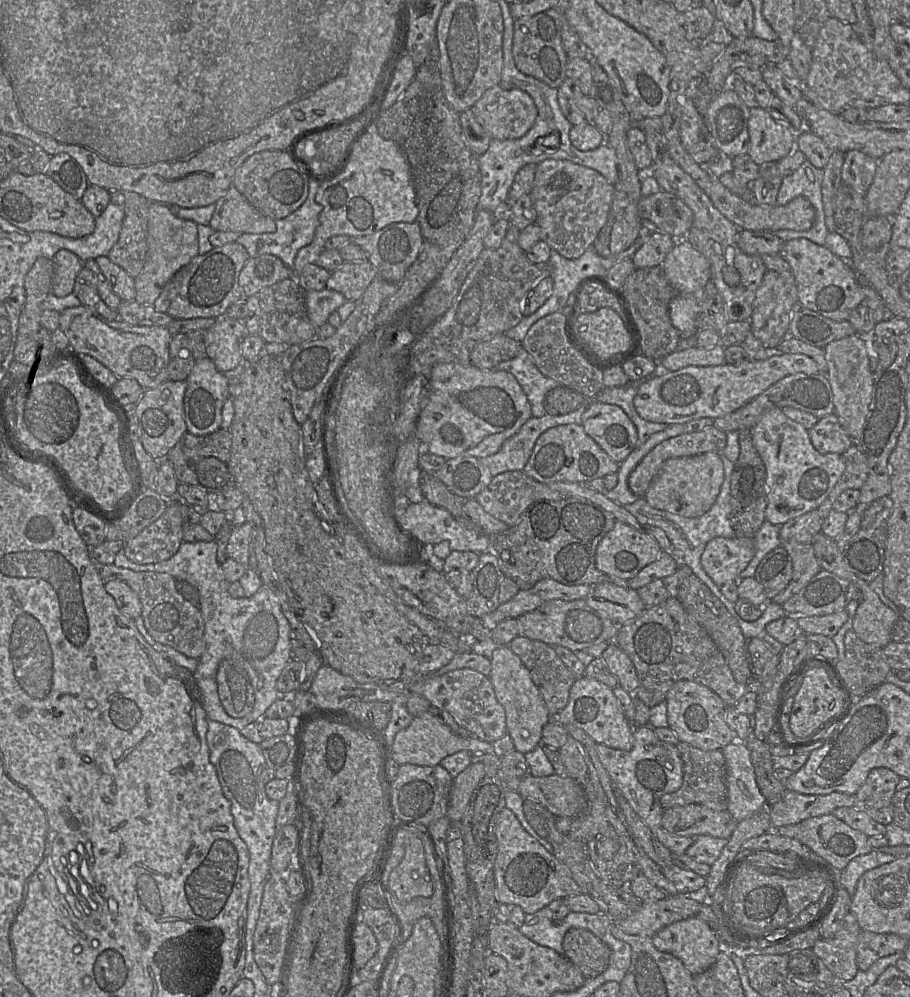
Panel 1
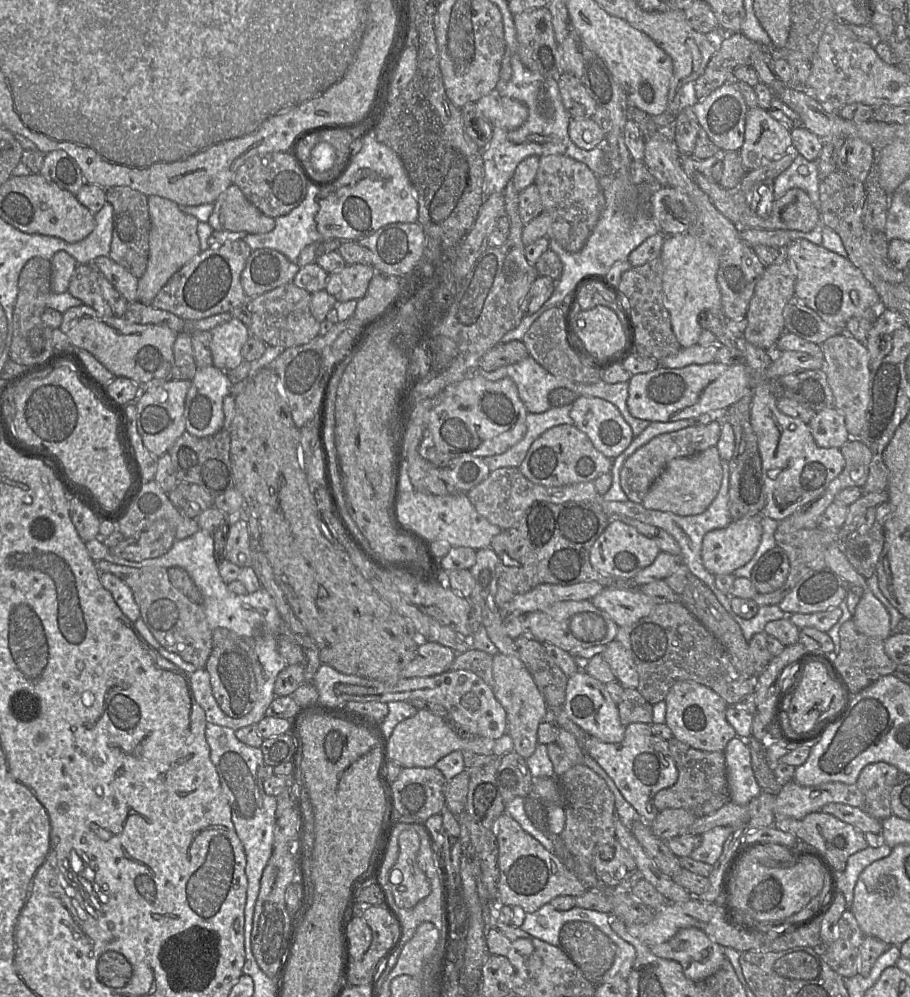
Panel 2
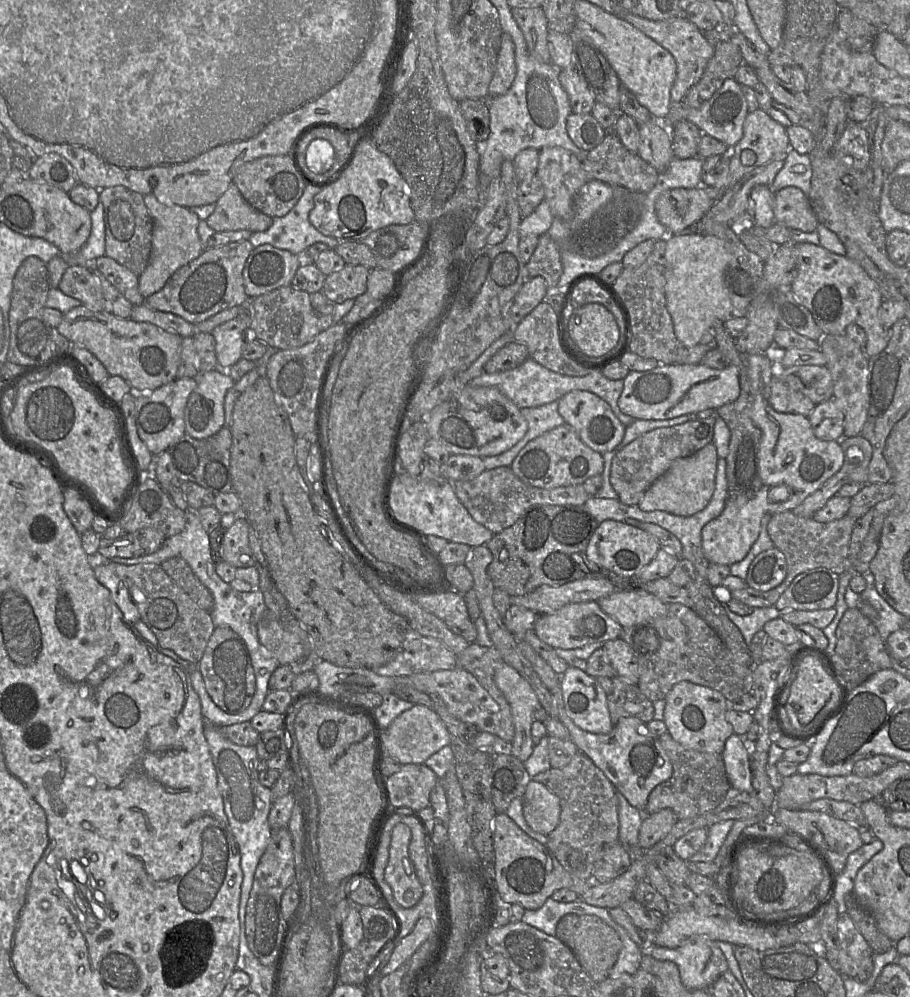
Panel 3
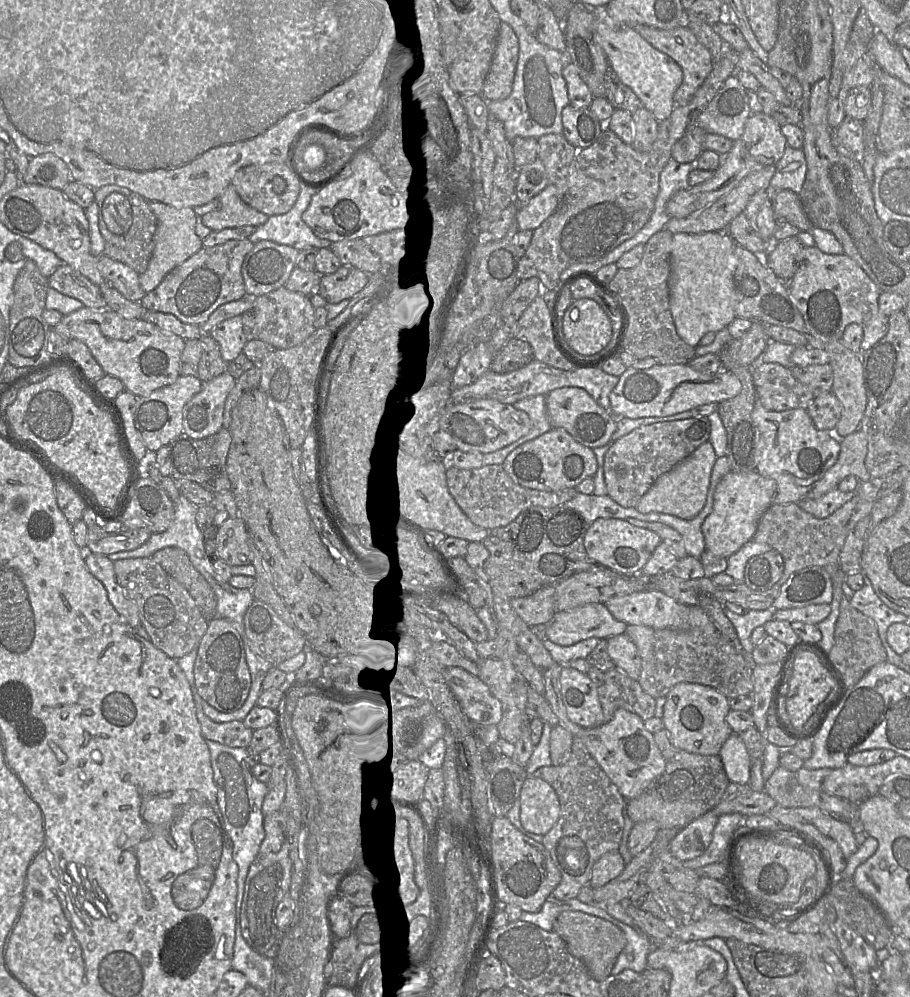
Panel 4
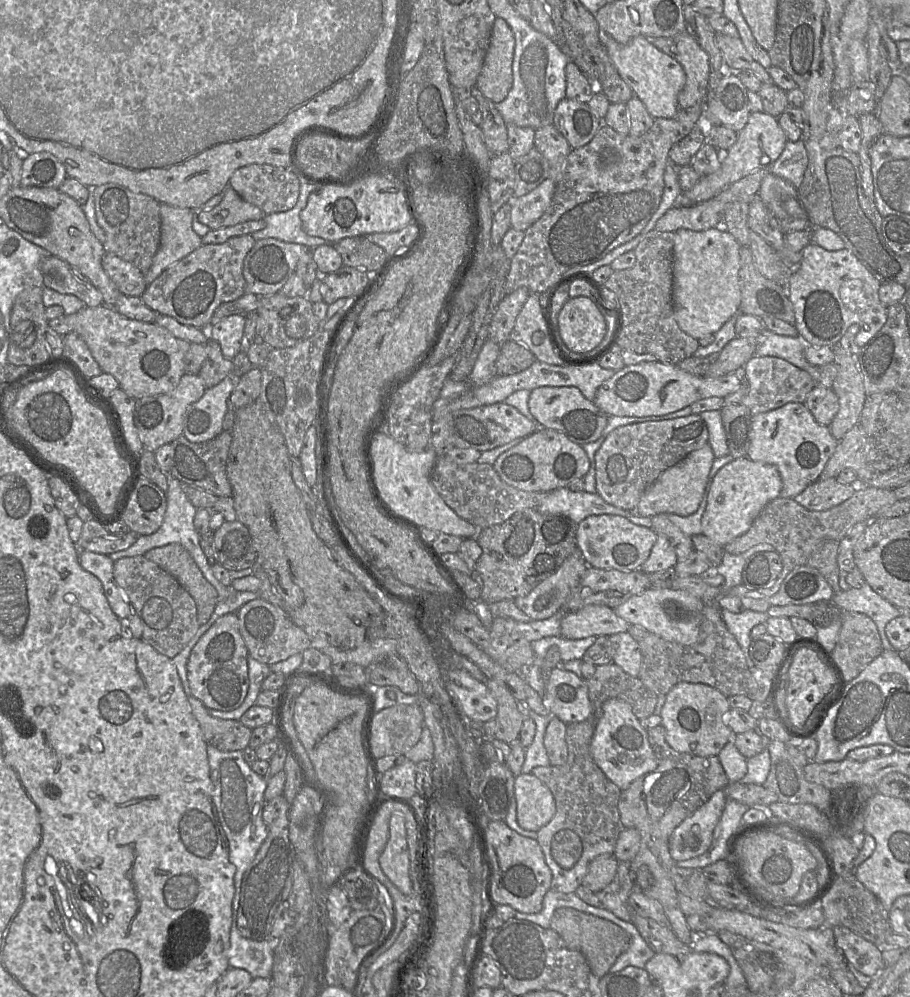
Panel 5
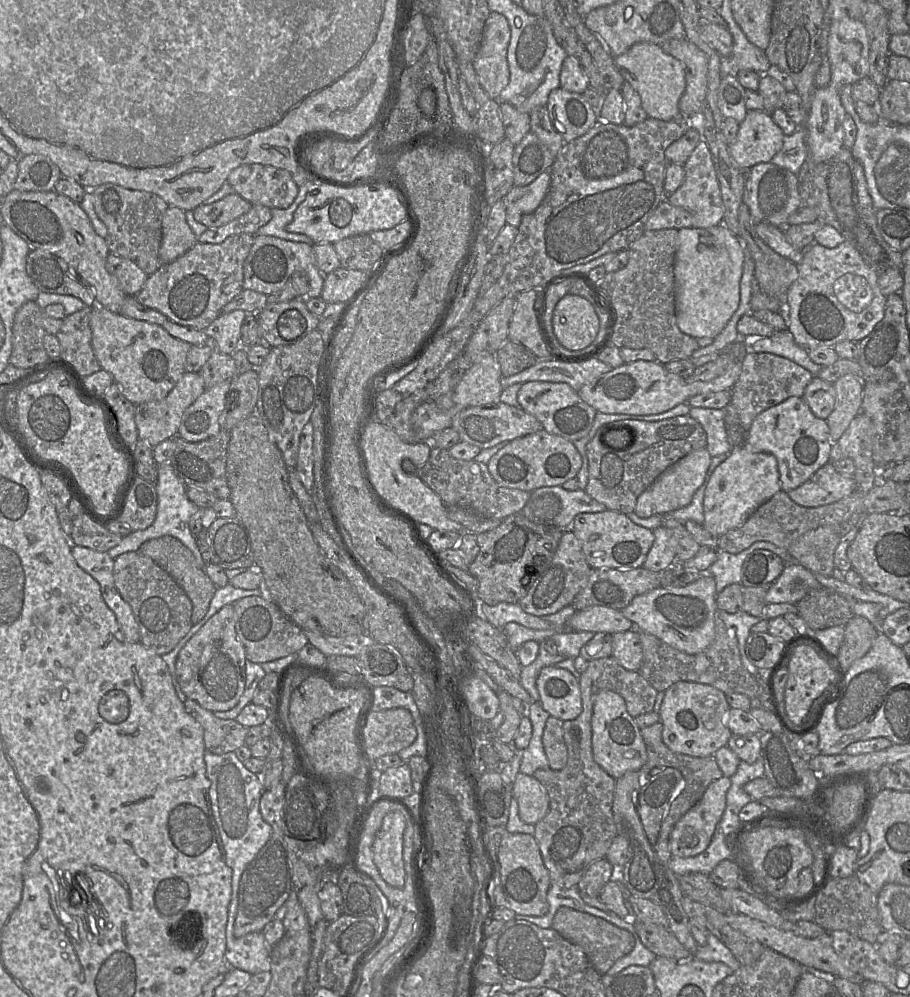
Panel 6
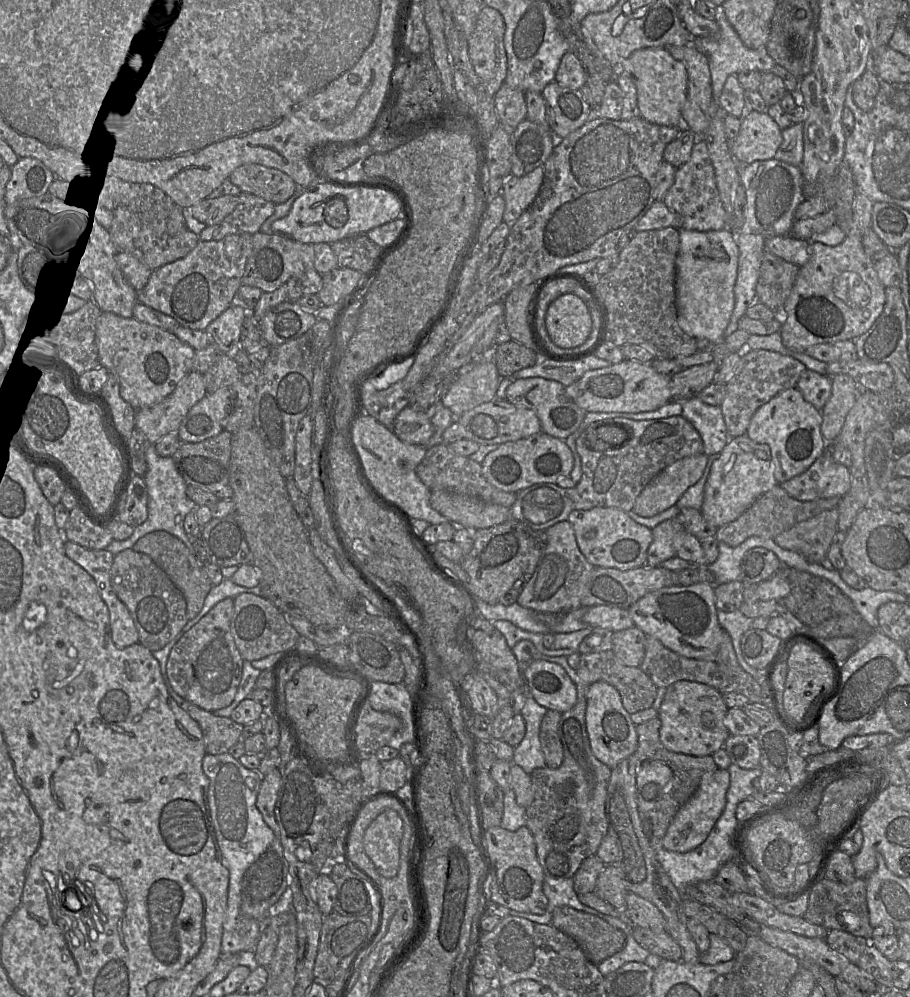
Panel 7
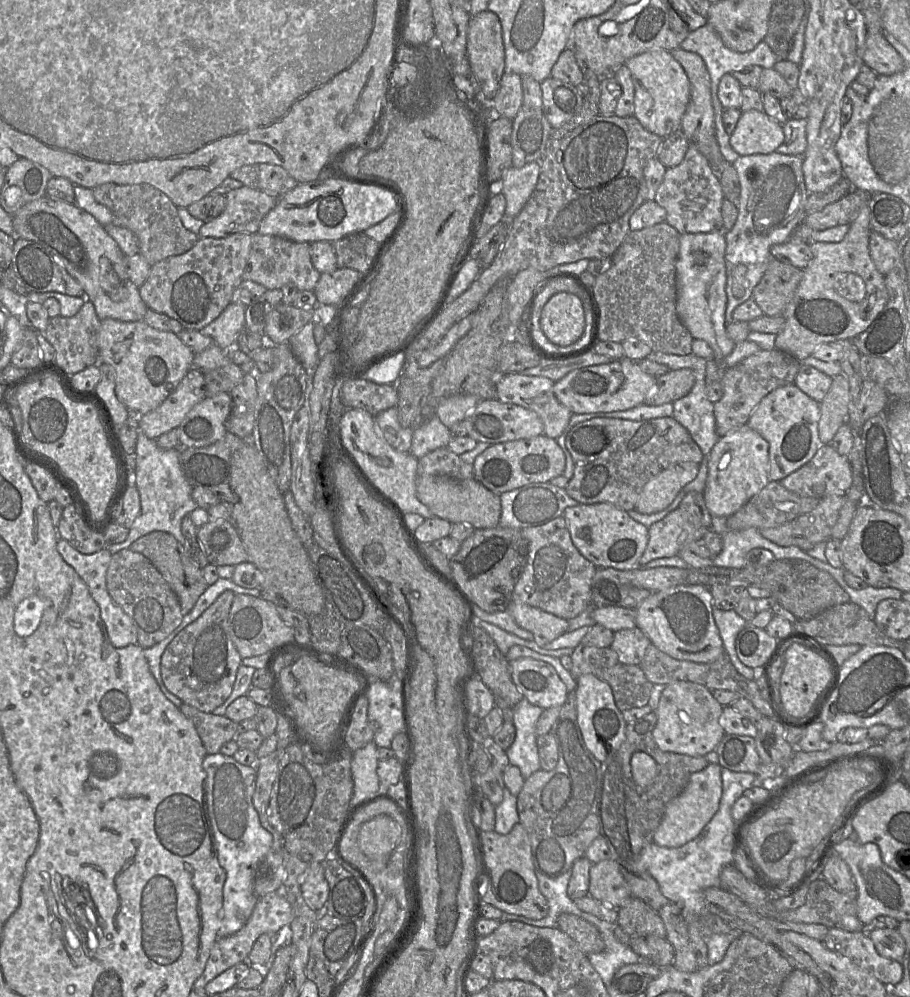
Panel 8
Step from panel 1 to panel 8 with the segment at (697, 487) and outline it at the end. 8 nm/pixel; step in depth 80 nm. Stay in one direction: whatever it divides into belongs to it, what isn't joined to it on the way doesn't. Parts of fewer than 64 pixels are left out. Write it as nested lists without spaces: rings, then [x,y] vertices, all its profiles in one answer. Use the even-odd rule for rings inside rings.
[[[681,462],[651,478],[641,489],[635,510],[652,514],[666,509],[678,493],[698,475],[700,464]]]

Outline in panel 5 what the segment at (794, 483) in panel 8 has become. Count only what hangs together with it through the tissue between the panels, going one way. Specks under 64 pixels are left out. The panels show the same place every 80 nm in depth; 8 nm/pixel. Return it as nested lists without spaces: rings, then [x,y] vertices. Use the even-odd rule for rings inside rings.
[[[836,478],[818,479],[793,499],[811,511],[825,511],[849,499],[856,485],[841,484]]]

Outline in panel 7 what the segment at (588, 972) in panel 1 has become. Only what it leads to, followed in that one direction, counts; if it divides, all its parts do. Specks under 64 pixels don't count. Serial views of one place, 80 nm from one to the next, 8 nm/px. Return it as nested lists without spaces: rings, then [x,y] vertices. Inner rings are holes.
[[[559,906],[553,911],[551,924],[573,938],[595,965],[620,951],[626,934],[604,919],[570,906]]]

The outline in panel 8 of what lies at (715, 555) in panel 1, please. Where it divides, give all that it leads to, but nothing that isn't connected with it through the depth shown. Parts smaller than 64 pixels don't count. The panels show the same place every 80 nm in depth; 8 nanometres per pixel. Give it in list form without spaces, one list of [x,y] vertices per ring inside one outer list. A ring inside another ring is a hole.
[[[747,424],[721,436],[708,455],[708,477],[703,492],[711,516],[730,517],[769,482],[769,444]]]

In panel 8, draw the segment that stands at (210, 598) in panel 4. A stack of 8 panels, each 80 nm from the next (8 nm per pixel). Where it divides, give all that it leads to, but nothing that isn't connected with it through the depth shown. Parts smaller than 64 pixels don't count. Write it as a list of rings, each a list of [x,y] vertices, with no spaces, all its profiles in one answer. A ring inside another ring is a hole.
[[[158,530],[139,537],[129,549],[141,553],[151,562],[177,595],[183,616],[188,614],[208,587],[203,571],[190,551],[187,551],[172,534]]]

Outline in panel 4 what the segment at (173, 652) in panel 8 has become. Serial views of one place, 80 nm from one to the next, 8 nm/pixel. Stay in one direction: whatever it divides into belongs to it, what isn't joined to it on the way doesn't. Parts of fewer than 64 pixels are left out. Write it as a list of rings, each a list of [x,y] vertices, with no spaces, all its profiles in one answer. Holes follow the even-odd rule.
[[[212,619],[208,622],[207,631],[197,649],[194,664],[194,684],[197,693],[218,711],[232,712],[243,706],[251,683],[241,635],[229,620]]]

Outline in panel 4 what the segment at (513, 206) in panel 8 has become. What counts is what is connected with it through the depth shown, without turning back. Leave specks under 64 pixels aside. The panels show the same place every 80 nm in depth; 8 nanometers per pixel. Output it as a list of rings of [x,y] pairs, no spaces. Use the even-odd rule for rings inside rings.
[[[548,184],[539,194],[534,196],[525,206],[520,207],[515,215],[519,231],[534,231],[556,210],[559,199],[558,189]]]

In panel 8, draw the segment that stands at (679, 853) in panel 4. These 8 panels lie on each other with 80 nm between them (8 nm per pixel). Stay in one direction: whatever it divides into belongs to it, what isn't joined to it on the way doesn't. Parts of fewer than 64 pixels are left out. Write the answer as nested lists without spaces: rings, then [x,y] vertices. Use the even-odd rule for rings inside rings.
[[[709,763],[706,768],[693,773],[685,789],[667,805],[663,818],[654,833],[654,842],[663,847],[680,847],[696,838],[717,812],[722,797],[722,767],[718,763]]]

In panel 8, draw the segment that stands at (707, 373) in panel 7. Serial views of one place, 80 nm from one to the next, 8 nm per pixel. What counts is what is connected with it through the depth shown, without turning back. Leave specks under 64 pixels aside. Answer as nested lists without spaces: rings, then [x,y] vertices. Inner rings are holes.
[[[683,368],[670,370],[668,373],[656,378],[654,390],[645,399],[648,406],[660,406],[673,403],[688,395],[695,383],[692,370]]]

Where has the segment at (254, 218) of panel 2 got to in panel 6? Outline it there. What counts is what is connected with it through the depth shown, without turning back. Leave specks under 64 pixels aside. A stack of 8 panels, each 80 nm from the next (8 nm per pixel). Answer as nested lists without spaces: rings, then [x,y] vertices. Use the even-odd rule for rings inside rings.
[[[229,194],[211,204],[201,204],[193,210],[196,221],[207,228],[218,228],[244,214],[252,204],[238,194]]]

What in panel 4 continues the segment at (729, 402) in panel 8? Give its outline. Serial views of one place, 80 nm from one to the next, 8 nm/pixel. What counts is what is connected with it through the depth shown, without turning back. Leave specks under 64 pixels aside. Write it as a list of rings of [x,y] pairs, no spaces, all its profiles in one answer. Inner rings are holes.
[[[763,362],[756,368],[748,368],[755,386],[756,399],[767,410],[806,410],[815,397],[808,386],[793,376],[791,369],[778,363]]]

